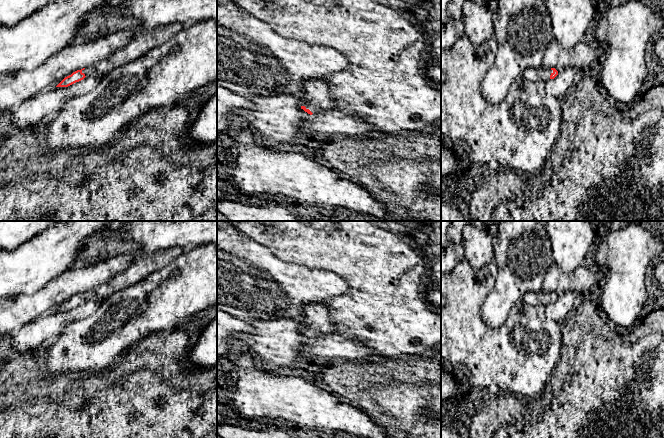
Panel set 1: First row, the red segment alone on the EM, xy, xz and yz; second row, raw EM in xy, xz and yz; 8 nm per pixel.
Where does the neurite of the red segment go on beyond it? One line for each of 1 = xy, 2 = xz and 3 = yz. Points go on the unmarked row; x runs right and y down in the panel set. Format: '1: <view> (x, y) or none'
1: xy (145, 265)
2: xz (316, 319)
3: yz (532, 298)

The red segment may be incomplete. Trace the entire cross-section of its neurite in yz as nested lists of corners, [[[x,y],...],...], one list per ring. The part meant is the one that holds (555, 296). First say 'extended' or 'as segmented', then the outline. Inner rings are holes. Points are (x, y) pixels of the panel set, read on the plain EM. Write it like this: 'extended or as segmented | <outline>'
extended | [[[542,290],[538,292],[527,292],[523,301],[529,305],[547,305],[549,303],[554,303],[558,299],[558,295],[555,292],[545,293]]]

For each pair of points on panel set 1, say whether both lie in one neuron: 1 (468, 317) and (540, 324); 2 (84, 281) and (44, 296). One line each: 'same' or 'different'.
1: same
2: same

